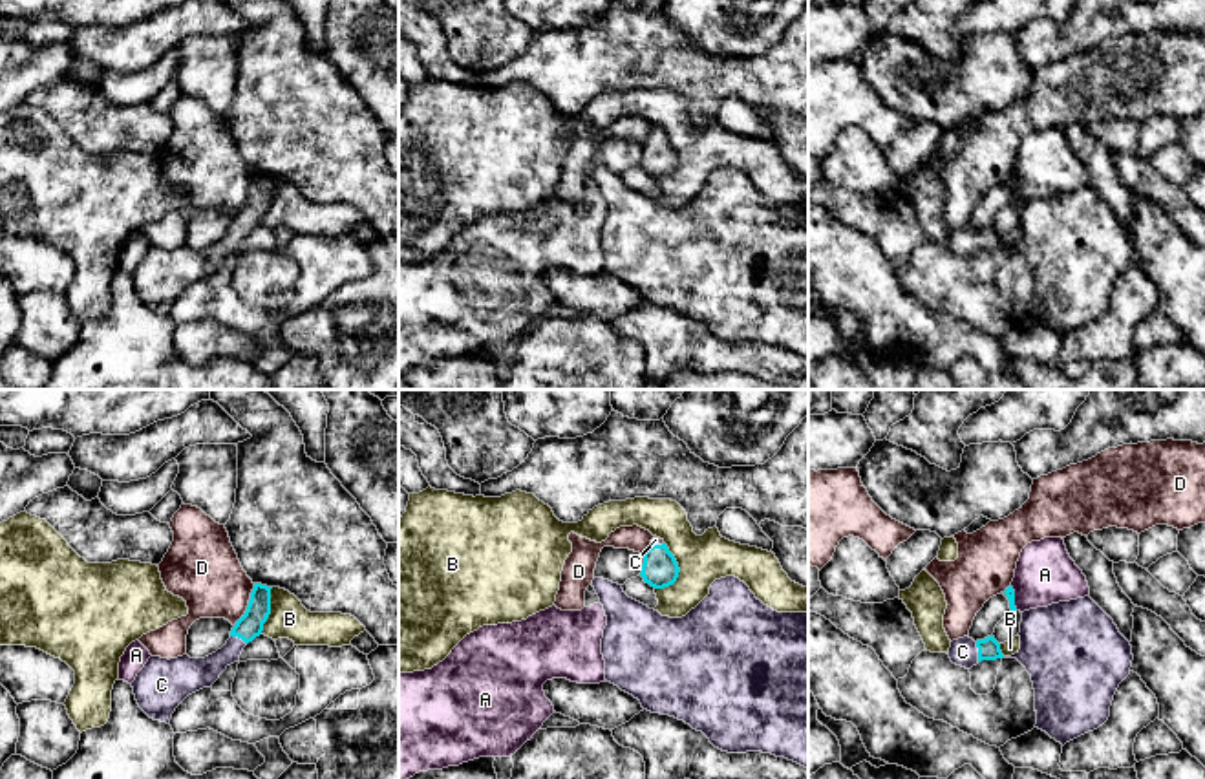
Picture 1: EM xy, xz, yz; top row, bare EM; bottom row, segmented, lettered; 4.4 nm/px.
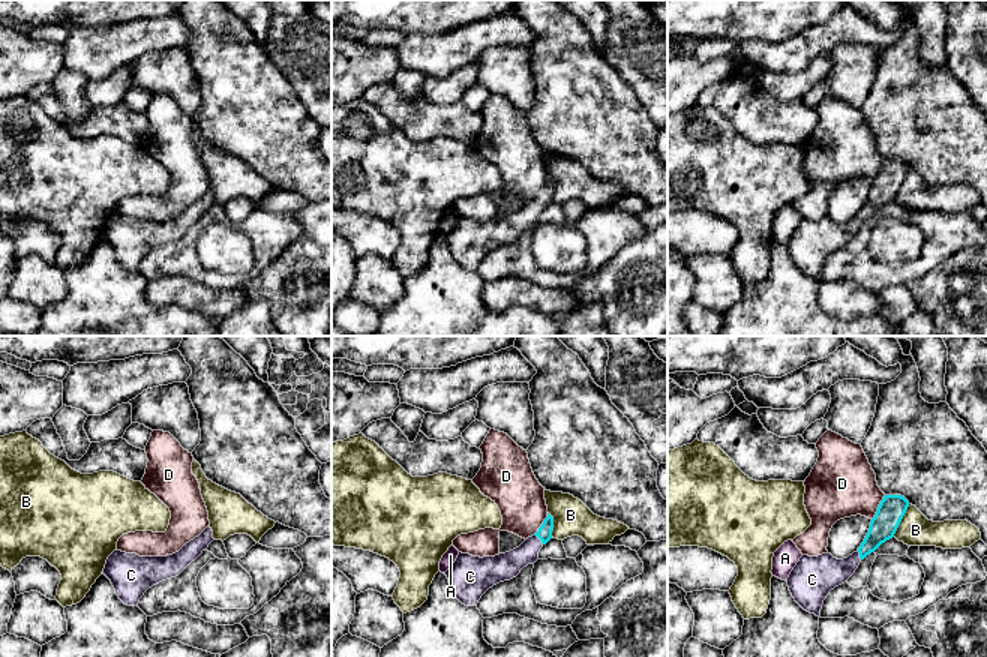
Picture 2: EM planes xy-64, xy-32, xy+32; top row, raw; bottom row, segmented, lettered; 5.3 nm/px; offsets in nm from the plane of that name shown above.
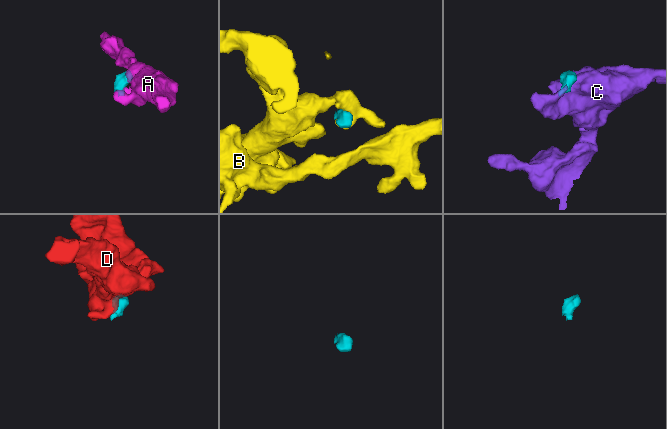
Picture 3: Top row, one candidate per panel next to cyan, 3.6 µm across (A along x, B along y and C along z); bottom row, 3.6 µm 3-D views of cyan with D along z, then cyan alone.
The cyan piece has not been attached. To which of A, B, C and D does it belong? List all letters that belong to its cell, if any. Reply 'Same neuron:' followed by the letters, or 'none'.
Same neuron: C

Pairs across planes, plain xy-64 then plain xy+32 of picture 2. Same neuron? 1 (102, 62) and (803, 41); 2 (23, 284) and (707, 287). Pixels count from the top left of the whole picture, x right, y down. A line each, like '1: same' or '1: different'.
1: same
2: same

